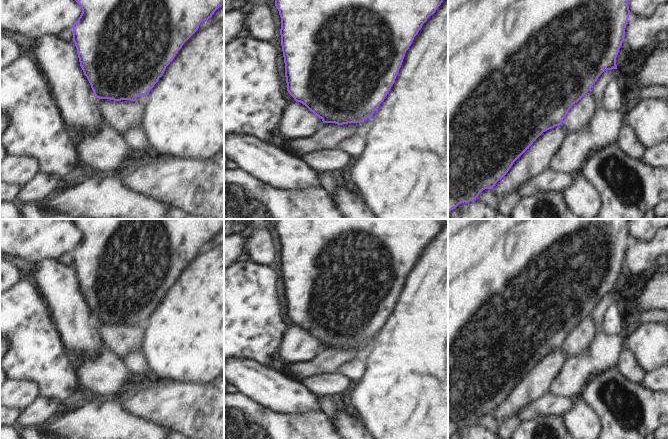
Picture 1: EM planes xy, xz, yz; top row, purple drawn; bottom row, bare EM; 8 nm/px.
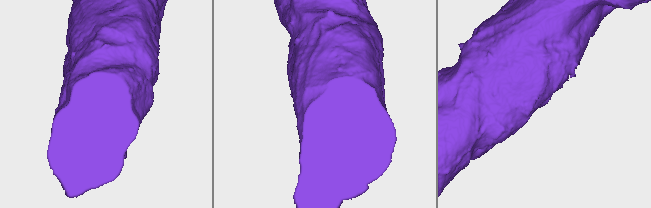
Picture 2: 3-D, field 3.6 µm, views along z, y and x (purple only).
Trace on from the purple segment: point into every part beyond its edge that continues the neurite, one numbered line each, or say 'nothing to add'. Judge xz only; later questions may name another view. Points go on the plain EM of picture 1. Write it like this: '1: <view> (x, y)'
nothing to add

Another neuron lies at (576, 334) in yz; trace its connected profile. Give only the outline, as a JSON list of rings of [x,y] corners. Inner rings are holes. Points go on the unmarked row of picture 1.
[[[588,315],[577,327],[573,328],[563,343],[562,350],[568,355],[579,355],[584,352],[596,334],[595,323]]]

